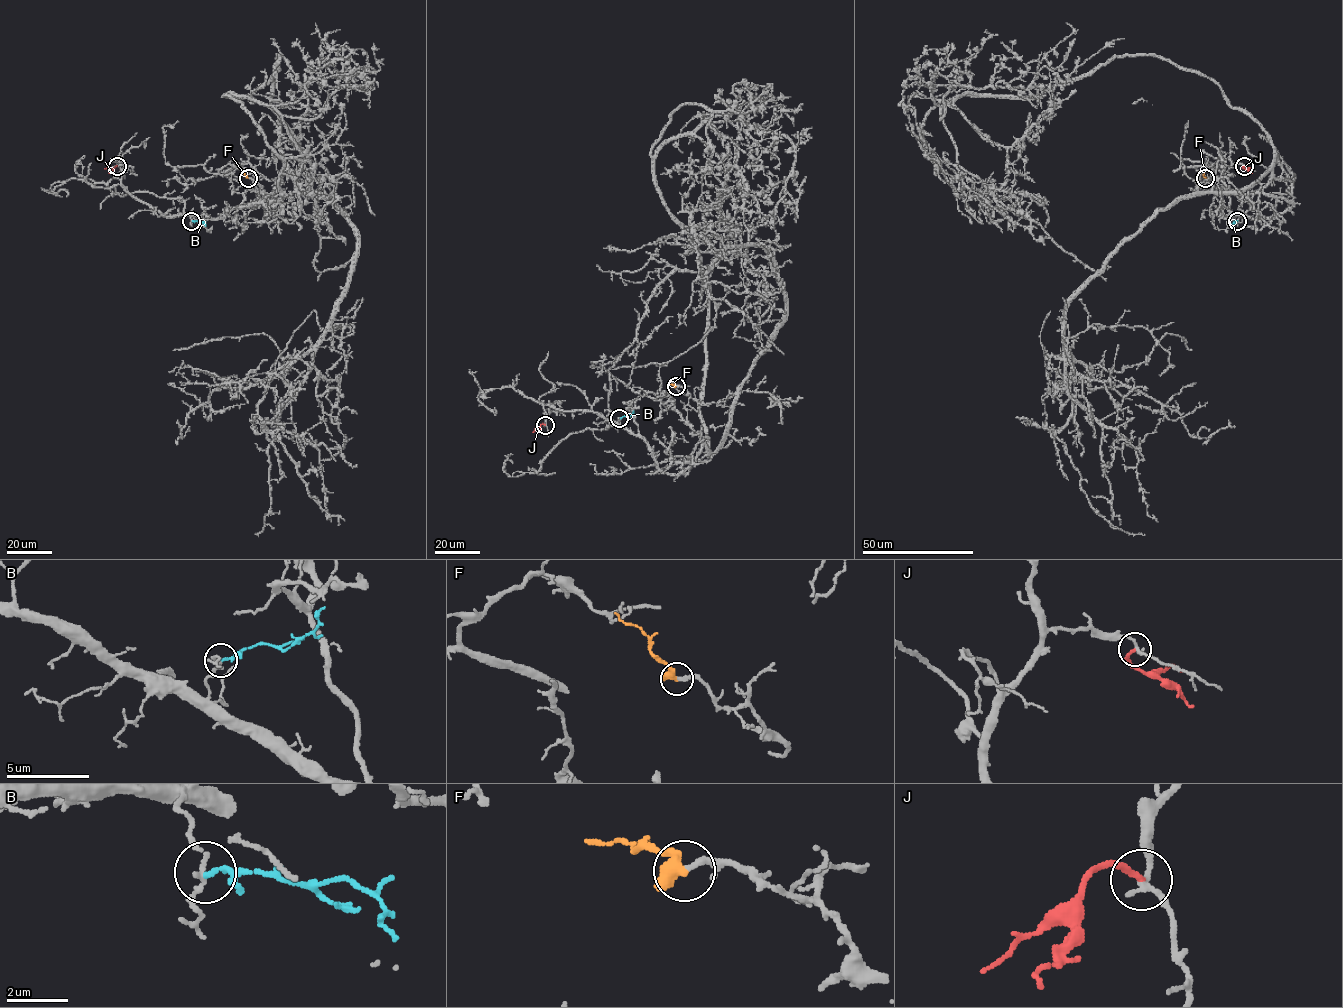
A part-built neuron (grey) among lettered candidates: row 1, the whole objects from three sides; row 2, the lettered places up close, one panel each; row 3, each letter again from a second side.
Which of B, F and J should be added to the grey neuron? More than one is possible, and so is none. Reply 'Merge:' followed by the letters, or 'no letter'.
Merge: F

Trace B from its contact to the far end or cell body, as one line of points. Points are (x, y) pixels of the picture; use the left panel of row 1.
B: (192, 220), (202, 221), (206, 225)

